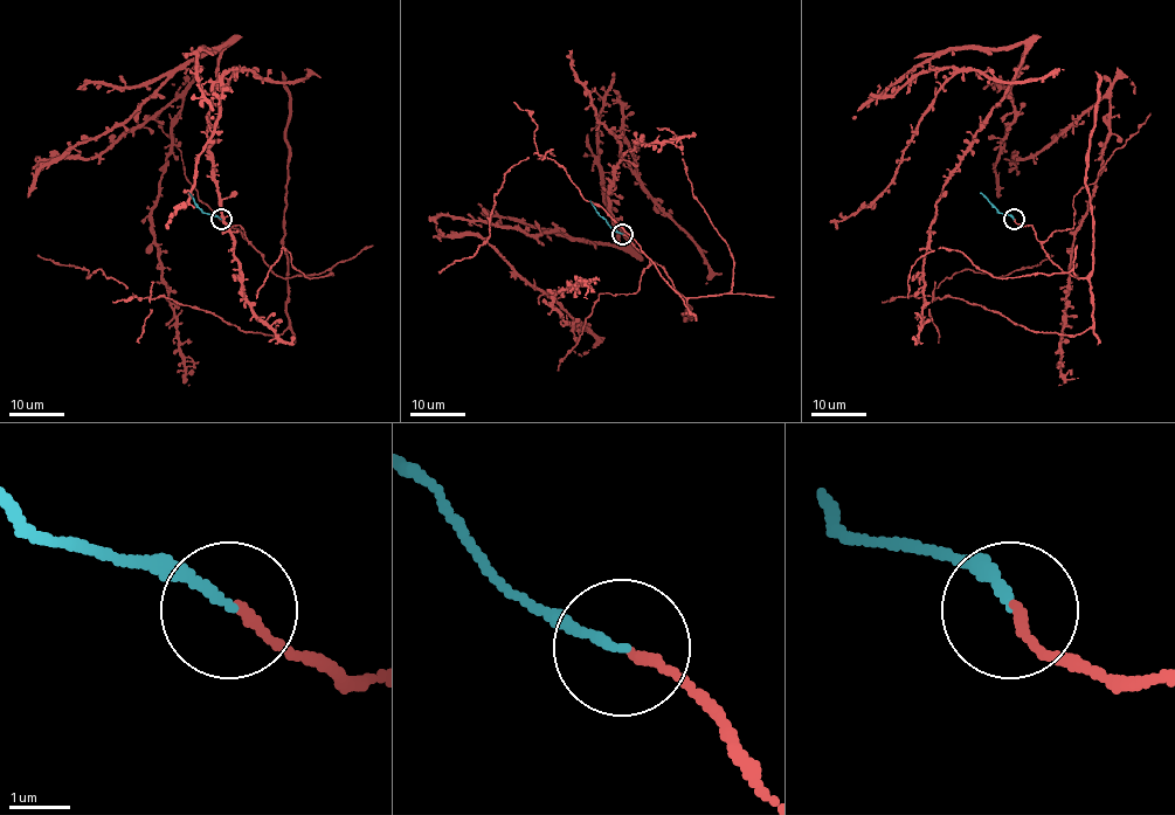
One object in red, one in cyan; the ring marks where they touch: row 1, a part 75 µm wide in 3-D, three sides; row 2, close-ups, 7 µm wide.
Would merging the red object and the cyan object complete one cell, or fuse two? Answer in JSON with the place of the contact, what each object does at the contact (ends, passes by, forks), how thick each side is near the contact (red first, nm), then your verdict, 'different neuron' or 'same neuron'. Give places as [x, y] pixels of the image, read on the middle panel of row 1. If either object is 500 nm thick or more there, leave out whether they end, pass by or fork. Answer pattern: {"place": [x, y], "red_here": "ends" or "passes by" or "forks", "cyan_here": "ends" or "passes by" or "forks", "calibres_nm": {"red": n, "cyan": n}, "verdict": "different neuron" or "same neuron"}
{"place": [622, 234], "red_here": "ends", "cyan_here": "ends", "calibres_nm": {"red": 140, "cyan": 140}, "verdict": "same neuron"}

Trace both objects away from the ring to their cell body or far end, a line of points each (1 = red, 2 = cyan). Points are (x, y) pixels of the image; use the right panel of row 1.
1: (1013, 219), (1069, 229), (1122, 145), (1101, 97), (1002, 147), (1023, 42), (891, 85), (953, 70), (837, 228)
2: (1013, 219), (1001, 213), (980, 193)

